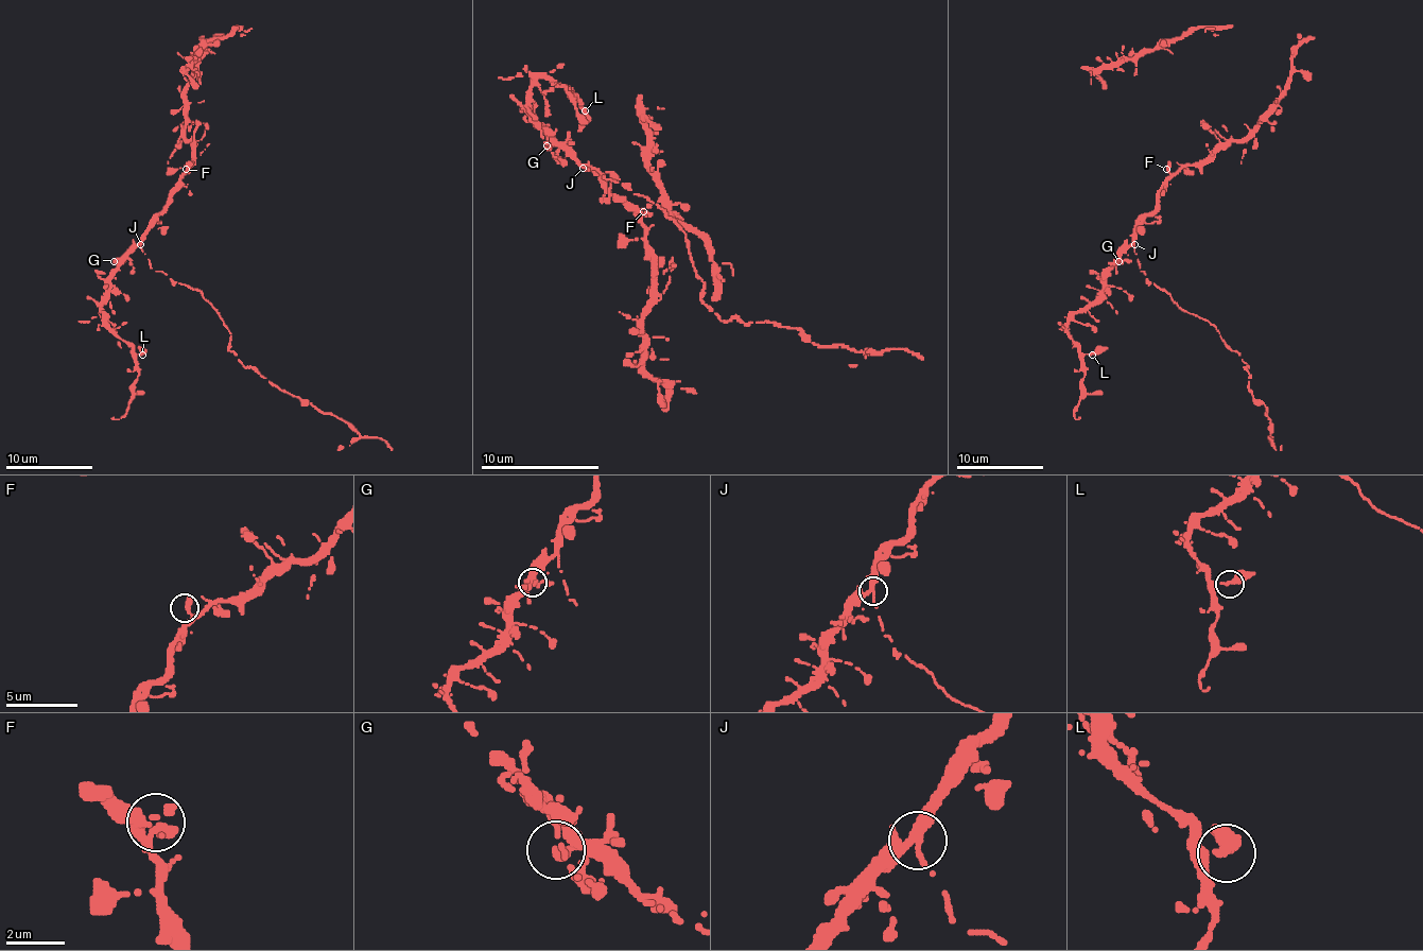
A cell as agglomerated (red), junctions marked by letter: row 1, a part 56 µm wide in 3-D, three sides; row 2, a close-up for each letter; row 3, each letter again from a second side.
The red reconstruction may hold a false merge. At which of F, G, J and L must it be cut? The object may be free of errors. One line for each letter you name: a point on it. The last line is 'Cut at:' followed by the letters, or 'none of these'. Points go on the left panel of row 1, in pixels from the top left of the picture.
J: at (140, 244)
Cut at: J

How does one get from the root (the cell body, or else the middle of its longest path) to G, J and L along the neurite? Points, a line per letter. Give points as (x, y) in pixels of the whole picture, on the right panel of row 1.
G: (1166, 187), (1158, 206), (1145, 218), (1118, 261)
J: (1166, 187), (1158, 206), (1135, 230), (1133, 243)
L: (1166, 187), (1135, 239), (1116, 259), (1104, 291), (1069, 322), (1066, 332), (1083, 355), (1092, 355)

